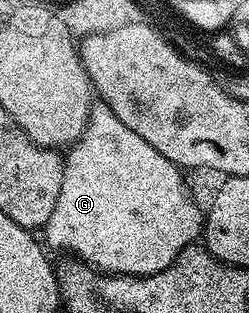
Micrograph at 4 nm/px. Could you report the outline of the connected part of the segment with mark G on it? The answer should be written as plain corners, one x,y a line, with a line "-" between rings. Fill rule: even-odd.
104,104
91,109
85,132
69,149
64,161
64,184
60,184
56,208
52,208
52,216
48,216
44,227
44,242
51,251
71,250
79,263
107,276
147,278
164,272
167,263
178,261
183,248
193,247
197,238
199,241
204,230
204,210
190,199
183,171
172,160
160,156
148,140
136,136
132,128
124,128

